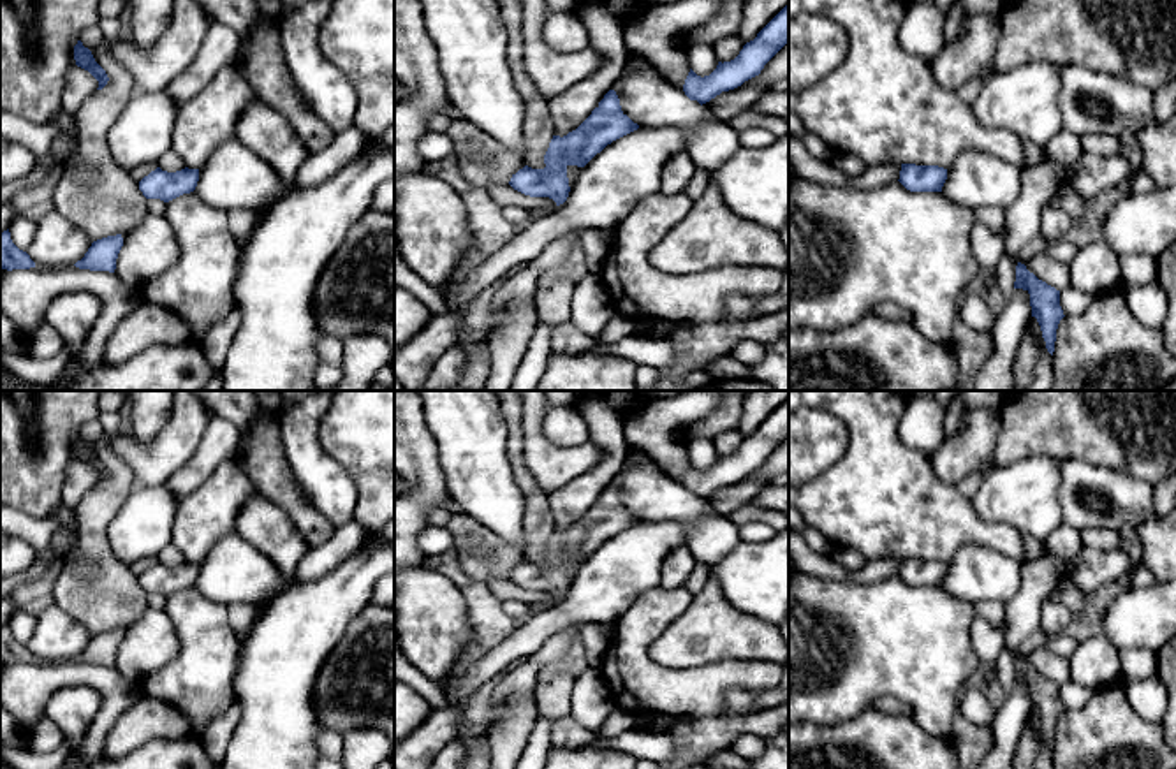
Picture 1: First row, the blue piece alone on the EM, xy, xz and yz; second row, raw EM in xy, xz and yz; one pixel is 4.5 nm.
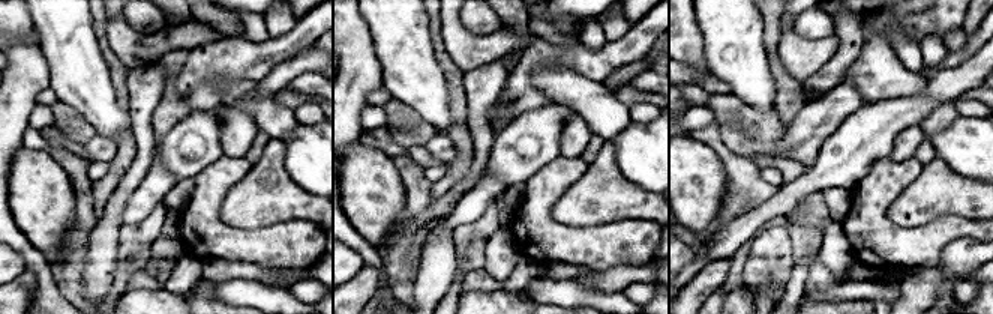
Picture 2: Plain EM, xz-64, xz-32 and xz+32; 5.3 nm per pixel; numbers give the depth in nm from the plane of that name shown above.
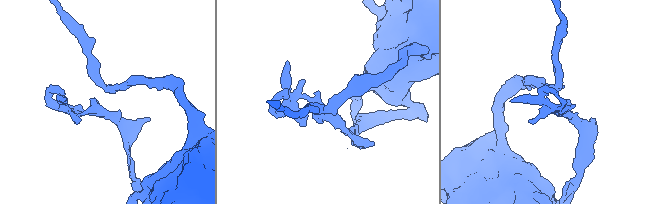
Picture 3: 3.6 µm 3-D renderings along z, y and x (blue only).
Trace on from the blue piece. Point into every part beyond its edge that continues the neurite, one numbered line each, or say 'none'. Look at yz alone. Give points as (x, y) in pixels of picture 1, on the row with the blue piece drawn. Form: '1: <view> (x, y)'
none

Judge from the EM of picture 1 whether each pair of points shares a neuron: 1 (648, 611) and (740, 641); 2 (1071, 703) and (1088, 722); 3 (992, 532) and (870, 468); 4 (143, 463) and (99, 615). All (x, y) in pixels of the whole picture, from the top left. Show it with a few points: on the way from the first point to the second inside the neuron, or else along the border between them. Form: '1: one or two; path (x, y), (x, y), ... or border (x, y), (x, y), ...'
1: two; border (694, 597), (652, 644), (650, 653)
2: two; border (1108, 685), (1080, 708), (1065, 711)
3: one; path (962, 527), (942, 519), (921, 518), (900, 498)
4: two; border (113, 449), (131, 470), (136, 484)

